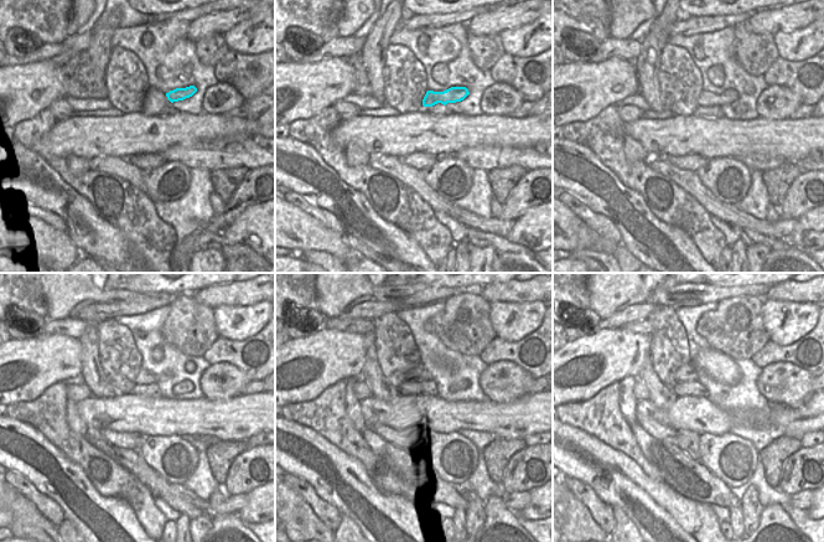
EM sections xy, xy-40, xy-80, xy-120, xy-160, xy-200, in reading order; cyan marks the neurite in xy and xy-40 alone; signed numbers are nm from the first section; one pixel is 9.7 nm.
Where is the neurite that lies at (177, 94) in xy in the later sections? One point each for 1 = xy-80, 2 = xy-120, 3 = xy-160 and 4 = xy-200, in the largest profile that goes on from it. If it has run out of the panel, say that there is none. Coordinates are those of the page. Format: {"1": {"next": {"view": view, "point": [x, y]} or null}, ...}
{"1": {"next": {"view": "xy-80", "point": [706, 98]}}, "2": {"next": {"view": "xy-120", "point": [144, 377]}}, "3": {"next": {"view": "xy-160", "point": [416, 376]}}, "4": {"next": {"view": "xy-200", "point": [687, 372]}}}

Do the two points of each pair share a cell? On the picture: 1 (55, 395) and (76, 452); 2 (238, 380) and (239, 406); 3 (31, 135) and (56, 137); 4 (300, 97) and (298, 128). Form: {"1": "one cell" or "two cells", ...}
{"1": "one cell", "2": "two cells", "3": "two cells", "4": "two cells"}

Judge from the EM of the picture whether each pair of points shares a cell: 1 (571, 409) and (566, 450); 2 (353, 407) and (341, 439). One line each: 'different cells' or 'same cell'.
1: different cells
2: different cells

